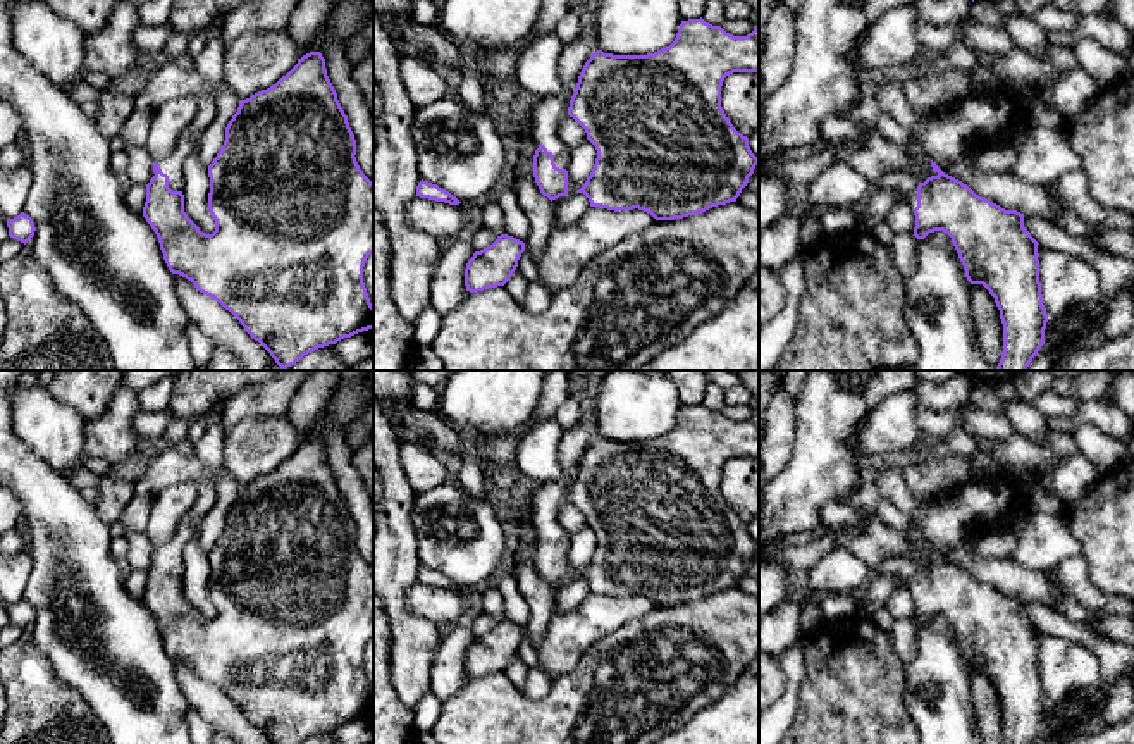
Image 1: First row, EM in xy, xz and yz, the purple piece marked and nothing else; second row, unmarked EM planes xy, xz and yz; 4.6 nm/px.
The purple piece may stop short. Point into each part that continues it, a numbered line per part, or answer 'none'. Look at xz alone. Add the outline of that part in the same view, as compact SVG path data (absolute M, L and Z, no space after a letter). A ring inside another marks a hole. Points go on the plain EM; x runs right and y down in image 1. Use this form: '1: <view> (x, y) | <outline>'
1: xz (551, 496) | M573 377L570 381L570 391L571 396L585 406L583 417L575 427L563 431L559 443L561 477L558 480L542 482L532 503L532 525L535 536L544 530L547 537L554 541L556 553L566 556L571 532L559 524L559 512L568 501L570 486L585 448L599 436L595 418L595 384L592 381Z

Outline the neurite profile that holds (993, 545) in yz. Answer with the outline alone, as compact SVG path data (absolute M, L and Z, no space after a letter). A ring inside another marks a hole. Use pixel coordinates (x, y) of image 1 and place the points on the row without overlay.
M1019 494L1017 508L1010 517L1008 525L1001 532L981 534L977 537L971 537L969 541L981 556L1007 558L1014 551L1022 529L1039 512L1041 510L1031 494Z

